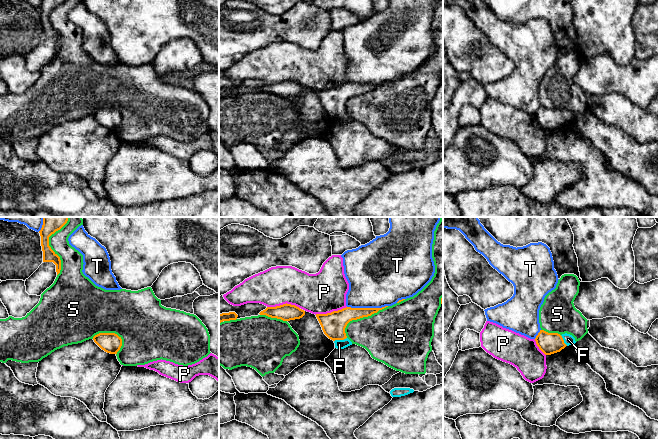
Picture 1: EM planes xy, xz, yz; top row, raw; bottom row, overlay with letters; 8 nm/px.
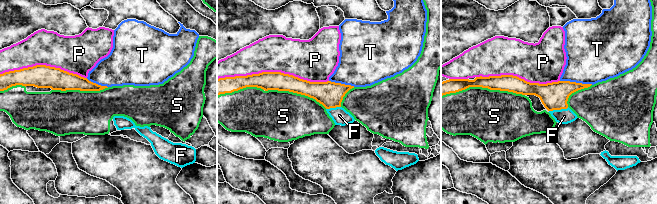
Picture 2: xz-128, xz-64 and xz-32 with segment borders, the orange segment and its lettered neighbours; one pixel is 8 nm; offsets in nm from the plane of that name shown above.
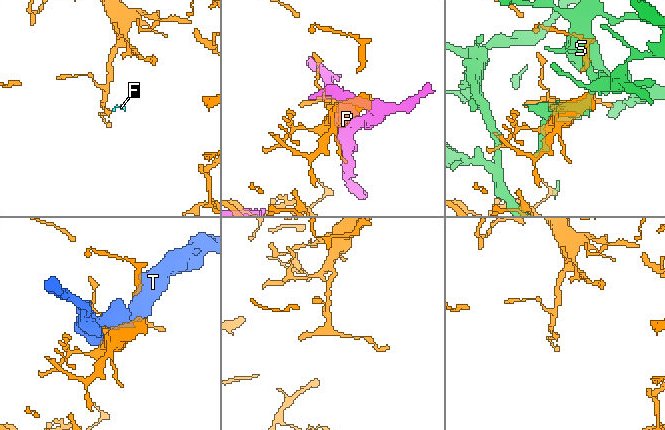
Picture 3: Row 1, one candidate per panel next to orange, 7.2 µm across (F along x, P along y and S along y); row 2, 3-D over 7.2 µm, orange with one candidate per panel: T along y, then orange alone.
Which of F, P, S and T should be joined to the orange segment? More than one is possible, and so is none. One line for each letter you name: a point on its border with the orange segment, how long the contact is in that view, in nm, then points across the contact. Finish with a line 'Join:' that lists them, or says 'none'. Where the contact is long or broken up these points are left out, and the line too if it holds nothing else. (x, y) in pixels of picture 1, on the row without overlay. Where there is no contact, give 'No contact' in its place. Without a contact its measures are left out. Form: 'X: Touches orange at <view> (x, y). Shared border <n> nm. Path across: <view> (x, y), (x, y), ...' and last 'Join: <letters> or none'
F: Touches orange at xz (340, 115). Shared border 110 nm
Join: F

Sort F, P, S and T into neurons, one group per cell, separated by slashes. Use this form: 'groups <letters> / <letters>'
groups F / P / S / T

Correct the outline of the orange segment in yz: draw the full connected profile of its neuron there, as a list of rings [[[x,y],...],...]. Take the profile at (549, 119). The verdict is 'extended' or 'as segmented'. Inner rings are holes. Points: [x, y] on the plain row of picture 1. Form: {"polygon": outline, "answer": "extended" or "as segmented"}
{"polygon": [[[540,106],[535,114],[536,120],[545,131],[560,128],[566,122],[575,121],[575,114],[570,110],[548,109]]], "answer": "extended"}

